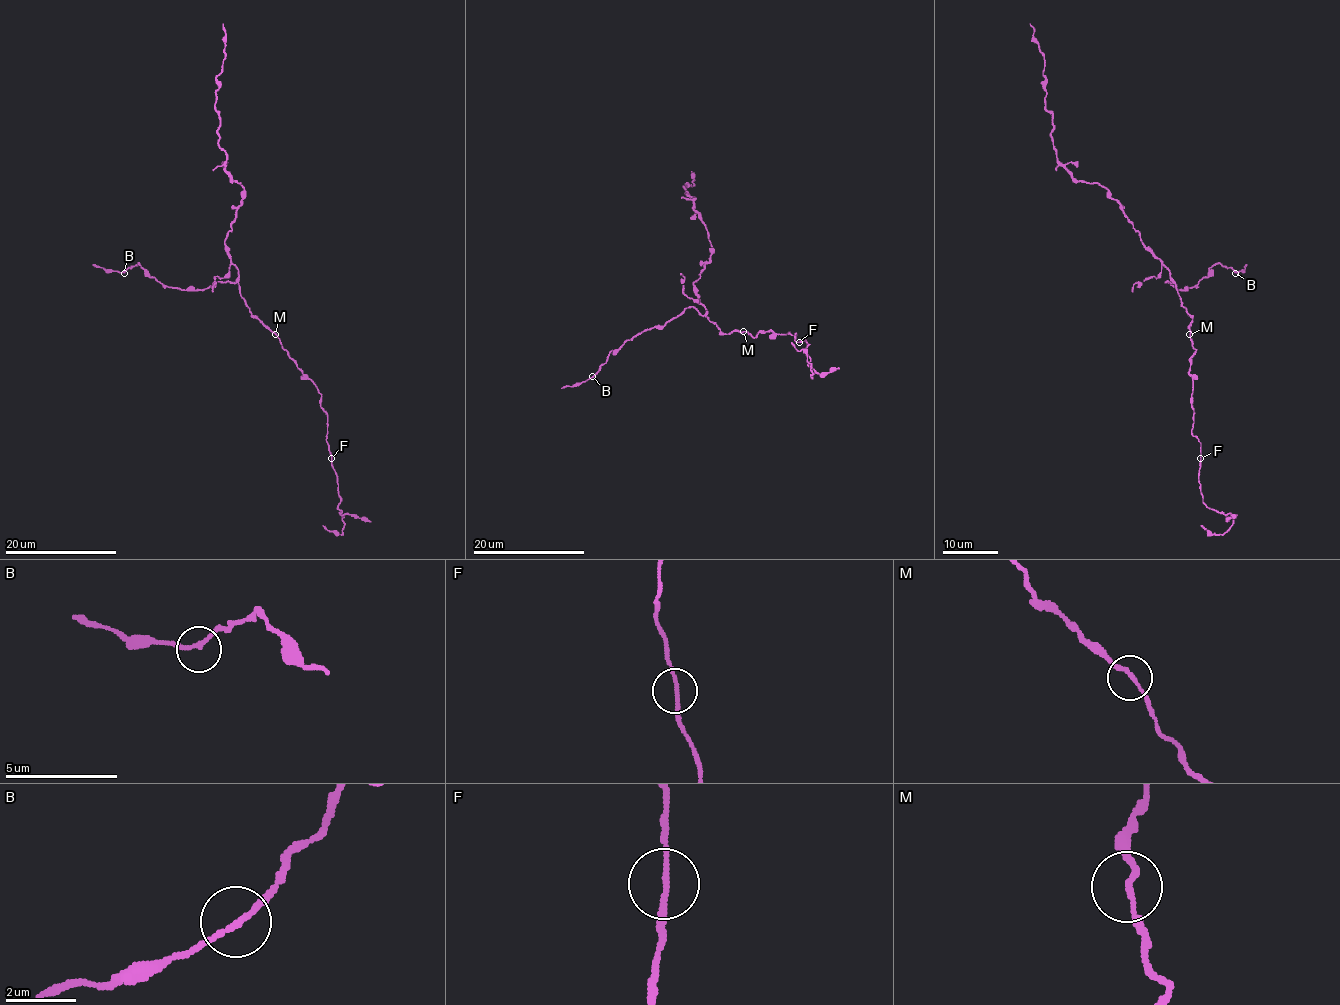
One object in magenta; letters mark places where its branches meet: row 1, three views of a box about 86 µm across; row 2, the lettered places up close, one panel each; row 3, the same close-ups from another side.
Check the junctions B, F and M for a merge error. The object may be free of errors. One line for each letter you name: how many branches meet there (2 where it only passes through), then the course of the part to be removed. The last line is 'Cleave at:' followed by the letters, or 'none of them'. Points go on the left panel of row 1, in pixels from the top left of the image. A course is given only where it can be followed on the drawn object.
Cleave at: none of them

